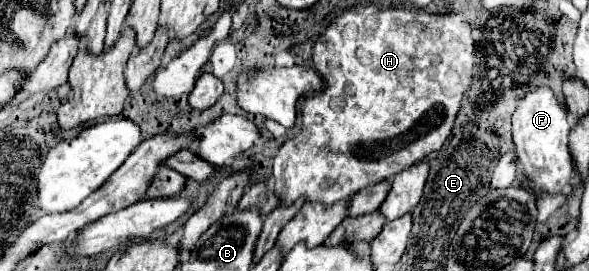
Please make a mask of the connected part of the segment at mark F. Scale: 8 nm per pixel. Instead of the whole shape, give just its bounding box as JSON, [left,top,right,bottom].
[513,87,573,197]

